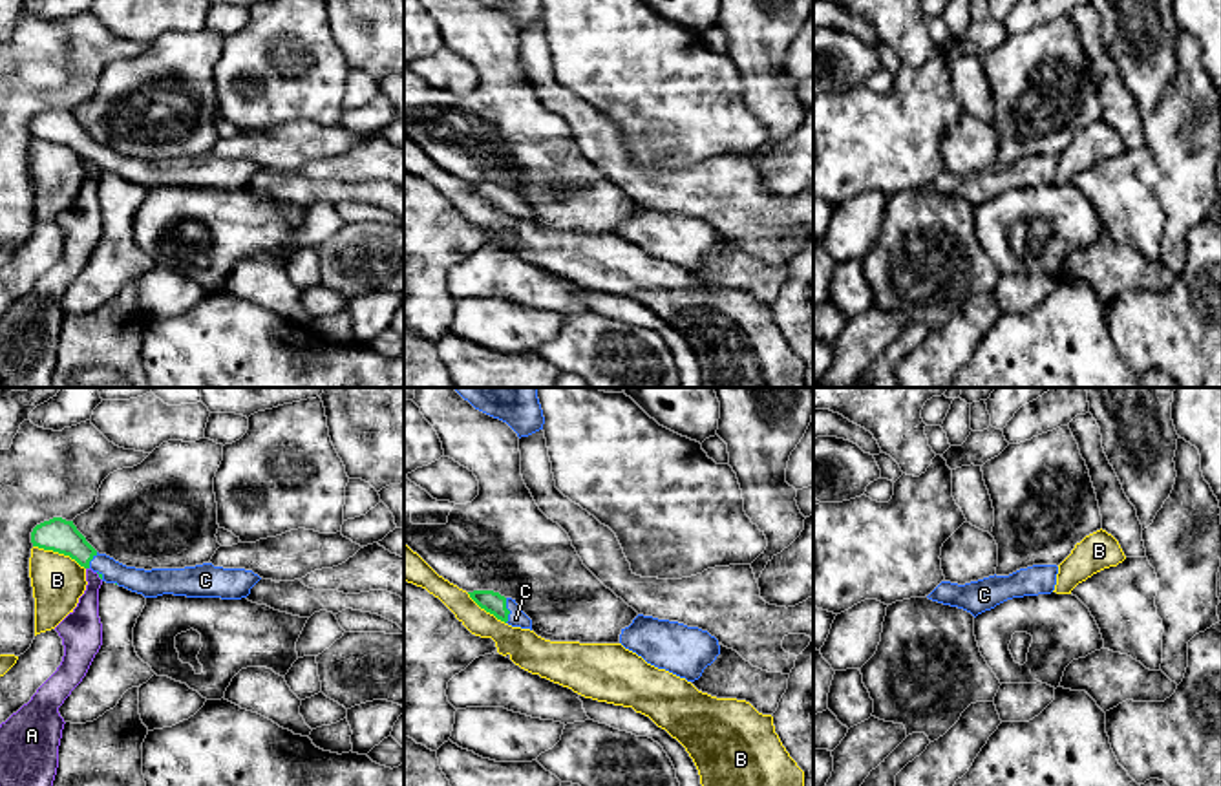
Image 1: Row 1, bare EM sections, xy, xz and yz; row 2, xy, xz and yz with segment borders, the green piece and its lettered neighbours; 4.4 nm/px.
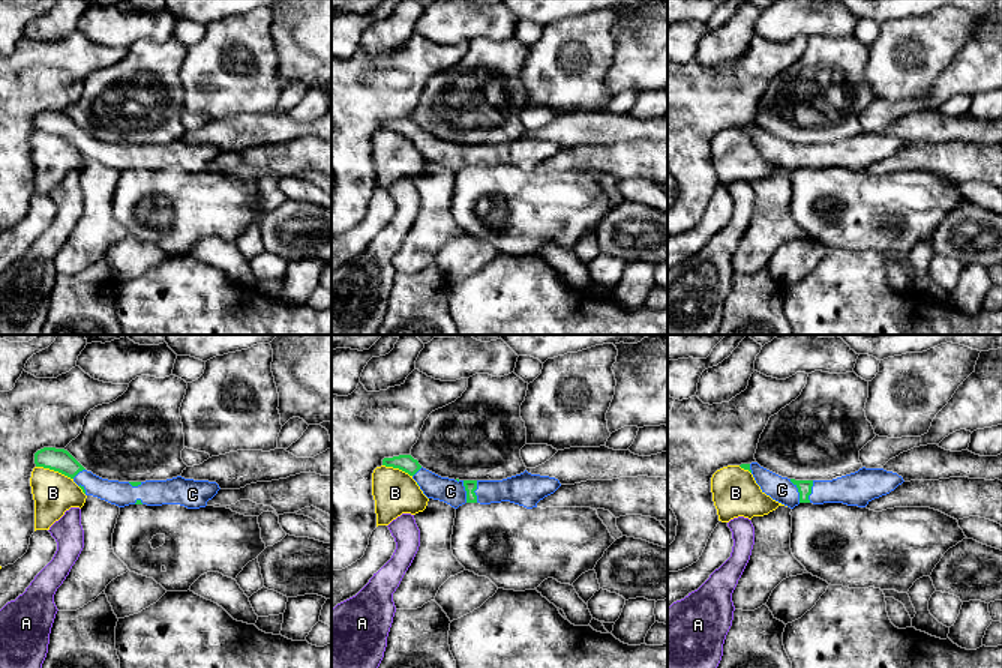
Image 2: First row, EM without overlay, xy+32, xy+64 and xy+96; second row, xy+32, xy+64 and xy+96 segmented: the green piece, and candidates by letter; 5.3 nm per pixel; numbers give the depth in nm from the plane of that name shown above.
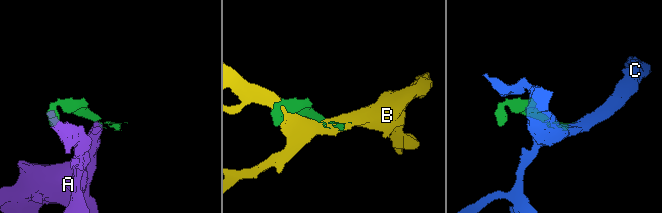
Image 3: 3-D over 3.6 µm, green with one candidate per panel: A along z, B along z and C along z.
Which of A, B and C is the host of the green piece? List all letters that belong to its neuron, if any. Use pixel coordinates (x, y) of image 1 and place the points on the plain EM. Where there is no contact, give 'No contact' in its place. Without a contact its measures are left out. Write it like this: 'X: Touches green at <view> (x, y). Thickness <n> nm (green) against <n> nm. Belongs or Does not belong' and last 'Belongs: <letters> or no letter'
A: Touches green at xy (99, 167). Thickness 20 nm (green) against 180 nm. Does not belong
B: Touches green at xy (59, 143). Thickness 150 nm (green) against 240 nm. Does not belong
C: Touches green at xz (509, 201). Thickness 100 nm (green) against 80 nm. Belongs
Belongs: C

